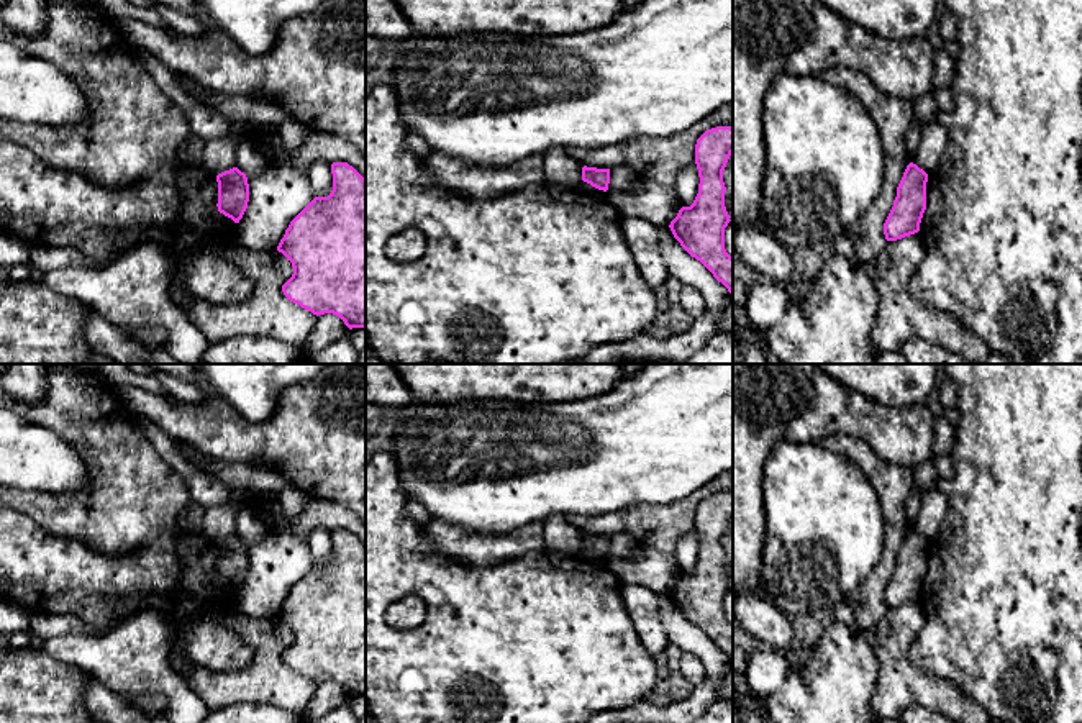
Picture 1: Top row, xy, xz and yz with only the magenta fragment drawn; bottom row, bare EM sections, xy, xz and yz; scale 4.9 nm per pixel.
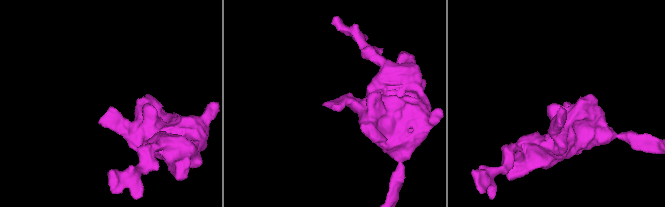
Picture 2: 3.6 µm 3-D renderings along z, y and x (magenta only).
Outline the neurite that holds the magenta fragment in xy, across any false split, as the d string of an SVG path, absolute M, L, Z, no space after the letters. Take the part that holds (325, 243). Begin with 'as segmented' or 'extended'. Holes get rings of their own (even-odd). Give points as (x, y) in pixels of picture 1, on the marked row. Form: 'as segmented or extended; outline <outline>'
as segmented; outline M333 162L333 190L328 197L315 197L289 225L277 251L293 267L292 277L282 285L284 295L313 315L333 313L344 325L366 328L366 179L348 162Z

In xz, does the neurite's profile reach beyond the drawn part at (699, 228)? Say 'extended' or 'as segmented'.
as segmented

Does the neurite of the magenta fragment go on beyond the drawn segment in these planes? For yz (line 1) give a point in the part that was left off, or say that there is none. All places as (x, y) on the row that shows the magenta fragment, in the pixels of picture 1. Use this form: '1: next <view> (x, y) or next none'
1: next none

